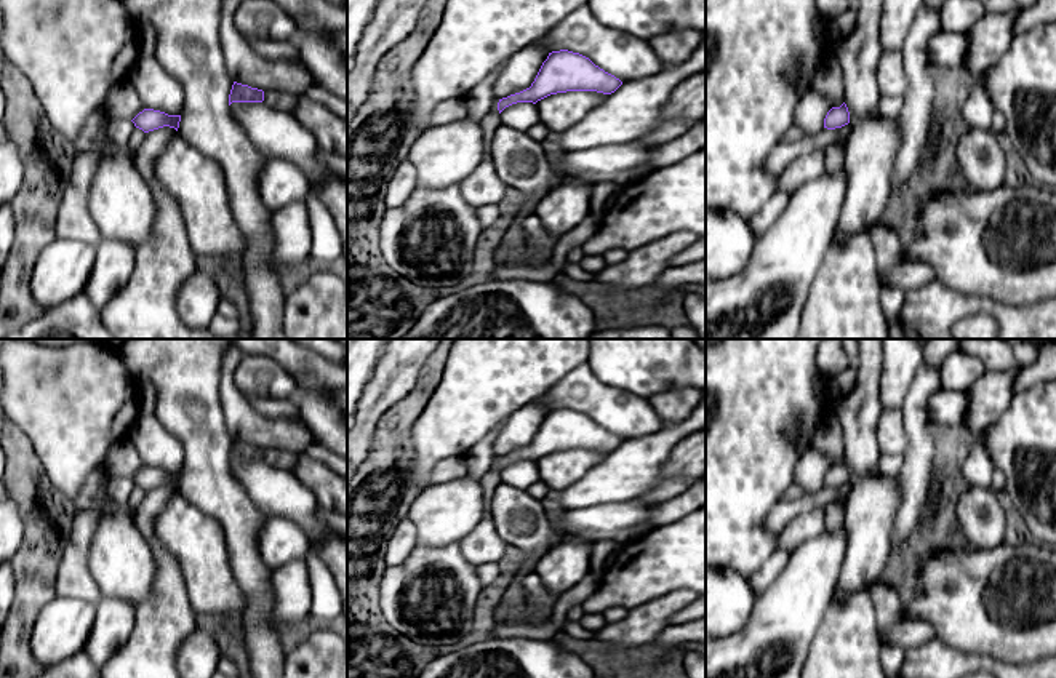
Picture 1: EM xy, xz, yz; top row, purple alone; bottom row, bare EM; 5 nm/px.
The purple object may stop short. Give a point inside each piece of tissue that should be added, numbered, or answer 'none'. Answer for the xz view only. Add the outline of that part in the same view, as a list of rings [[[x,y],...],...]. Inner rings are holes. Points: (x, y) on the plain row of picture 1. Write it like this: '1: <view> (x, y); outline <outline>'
none

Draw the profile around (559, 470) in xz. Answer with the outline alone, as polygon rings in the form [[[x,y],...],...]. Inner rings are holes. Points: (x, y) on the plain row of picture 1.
[[[566,449],[536,461],[539,480],[552,491],[562,493],[579,481],[608,453],[597,449]]]

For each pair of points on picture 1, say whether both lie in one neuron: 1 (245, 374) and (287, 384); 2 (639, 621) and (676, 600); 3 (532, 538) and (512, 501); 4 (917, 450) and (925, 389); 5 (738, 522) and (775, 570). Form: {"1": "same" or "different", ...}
{"1": "same", "2": "same", "3": "same", "4": "same", "5": "different"}

